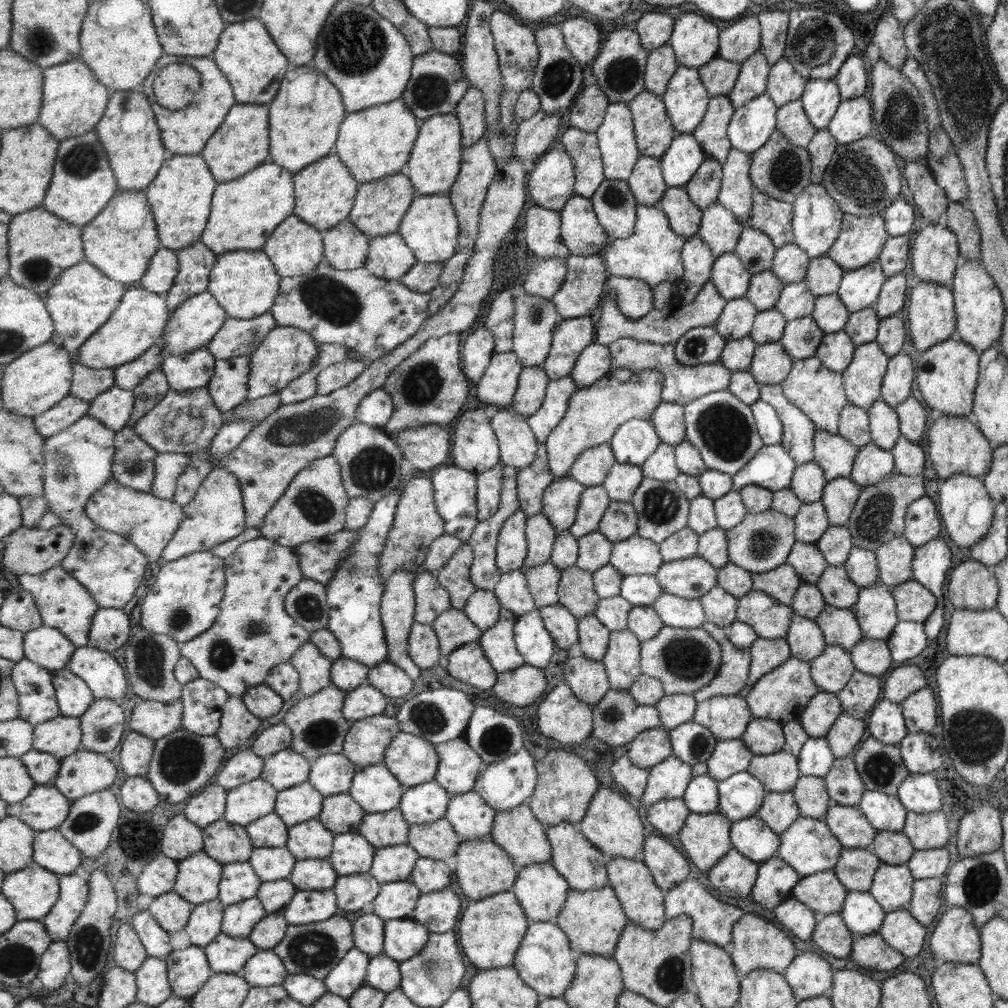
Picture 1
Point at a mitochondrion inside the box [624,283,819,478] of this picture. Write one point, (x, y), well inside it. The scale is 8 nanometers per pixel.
(725, 431)

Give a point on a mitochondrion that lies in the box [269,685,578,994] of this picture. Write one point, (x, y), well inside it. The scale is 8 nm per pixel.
(312, 950)

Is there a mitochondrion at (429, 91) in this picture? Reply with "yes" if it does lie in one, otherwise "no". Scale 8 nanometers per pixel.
yes

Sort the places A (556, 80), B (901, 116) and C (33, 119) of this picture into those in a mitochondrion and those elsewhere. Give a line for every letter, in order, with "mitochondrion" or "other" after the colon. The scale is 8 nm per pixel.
A: mitochondrion
B: mitochondrion
C: other

